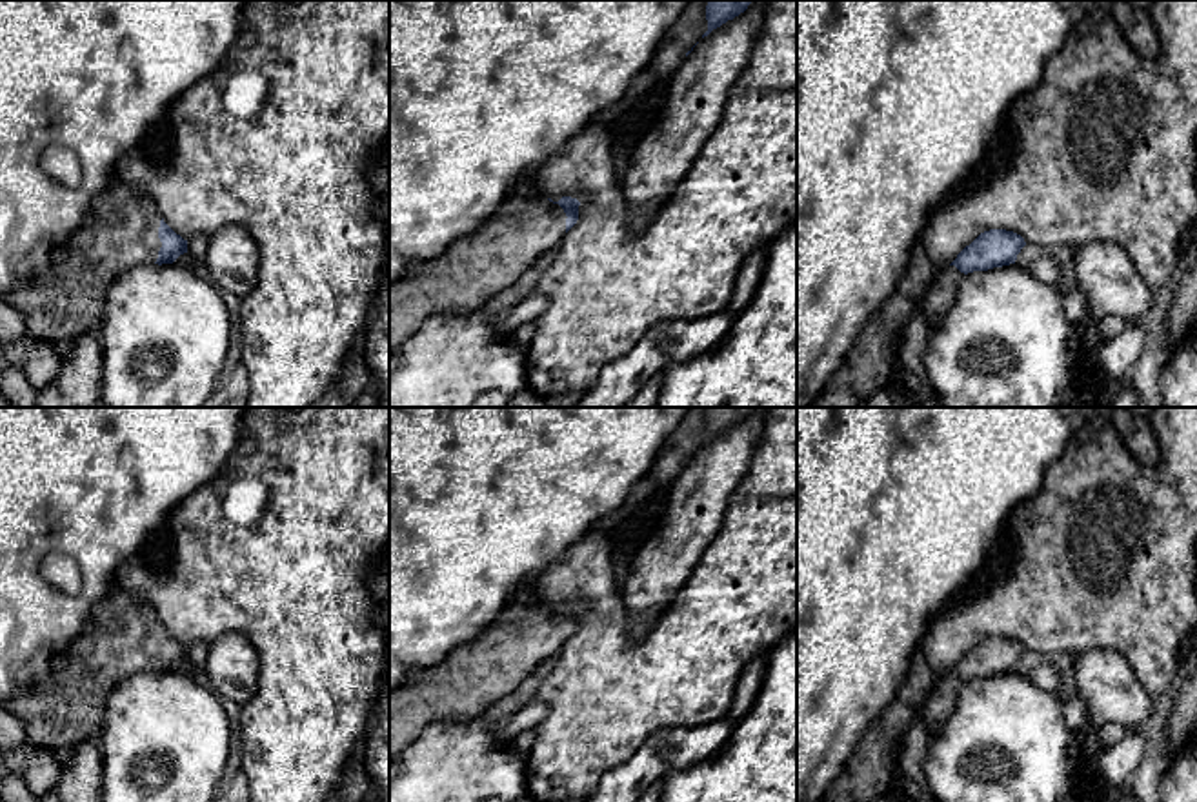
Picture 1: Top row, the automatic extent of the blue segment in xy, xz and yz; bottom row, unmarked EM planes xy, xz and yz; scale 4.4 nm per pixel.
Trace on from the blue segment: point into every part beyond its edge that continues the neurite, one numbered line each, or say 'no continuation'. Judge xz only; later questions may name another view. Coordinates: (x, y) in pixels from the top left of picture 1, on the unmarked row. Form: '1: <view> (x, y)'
1: xz (462, 686)

